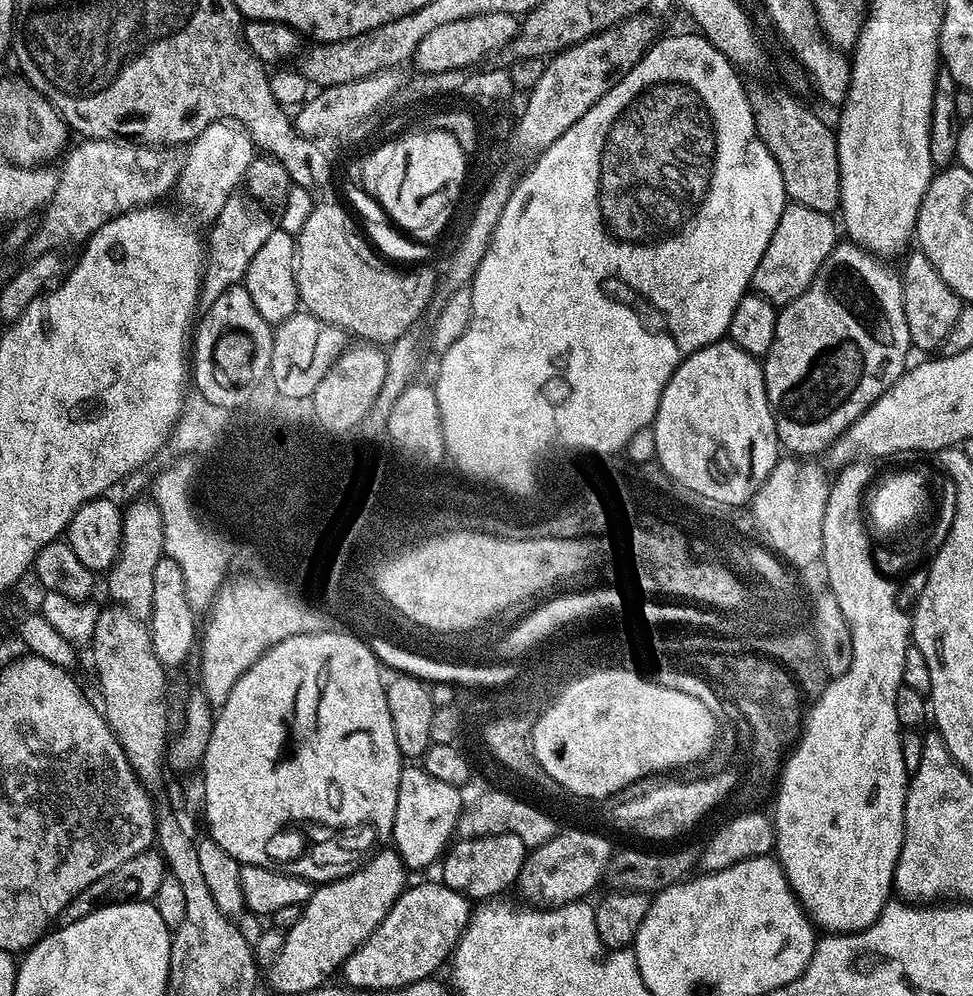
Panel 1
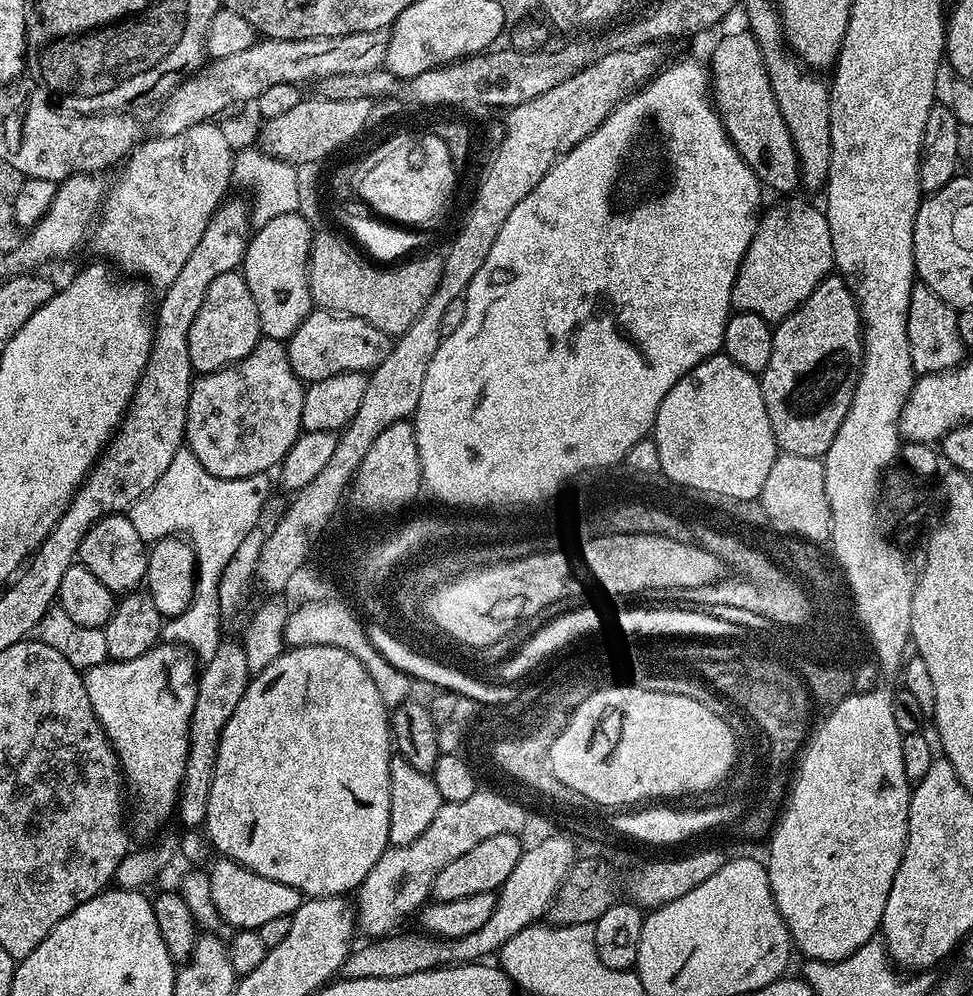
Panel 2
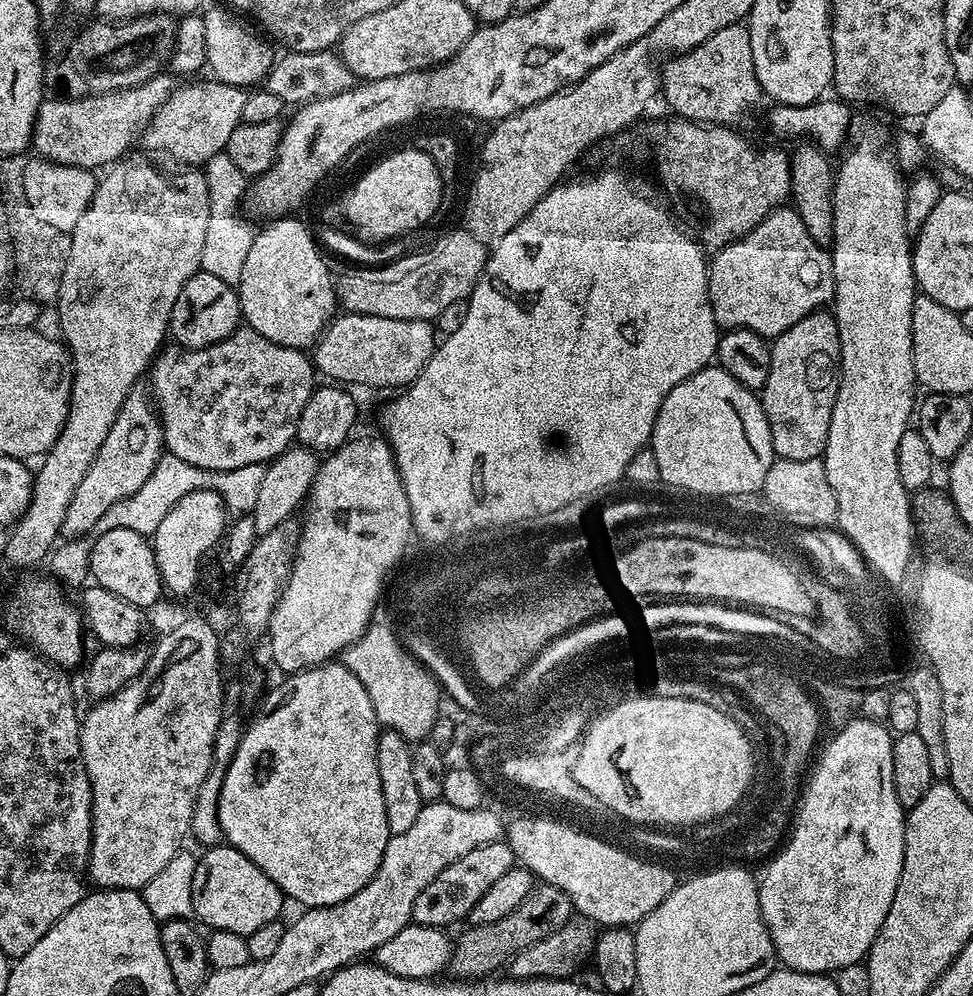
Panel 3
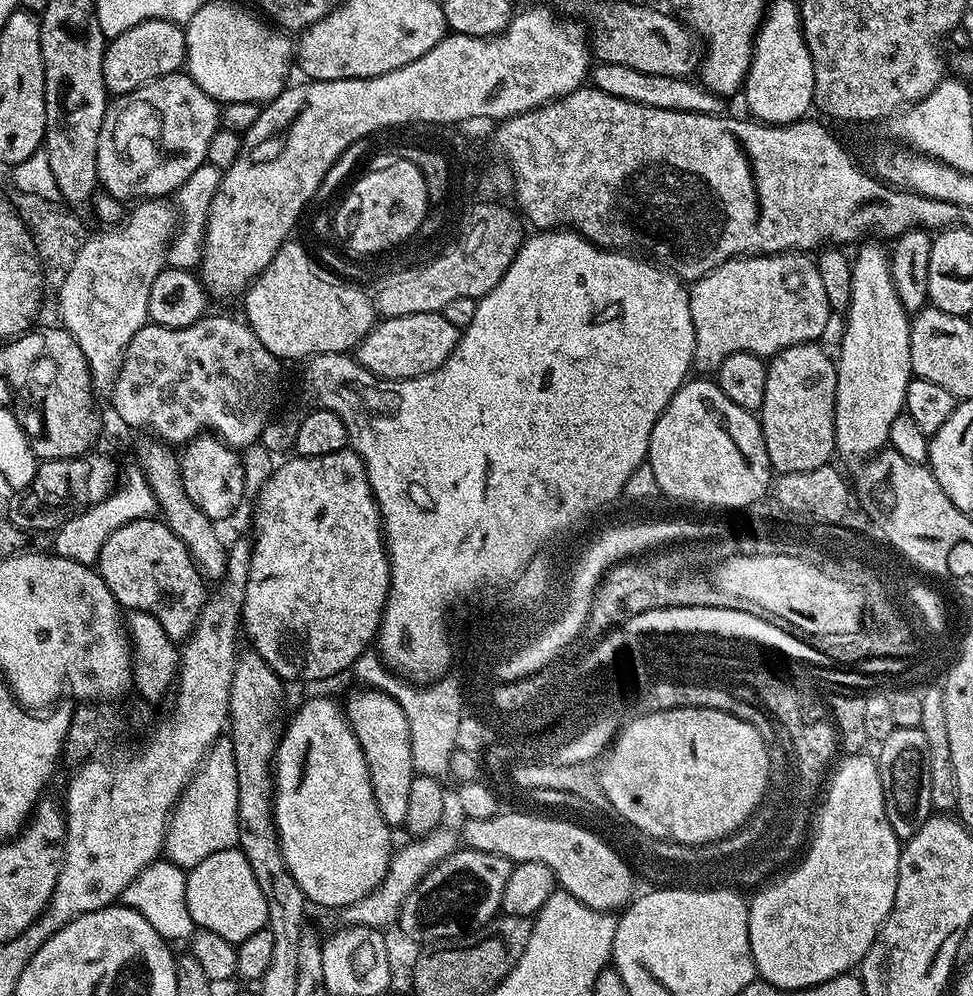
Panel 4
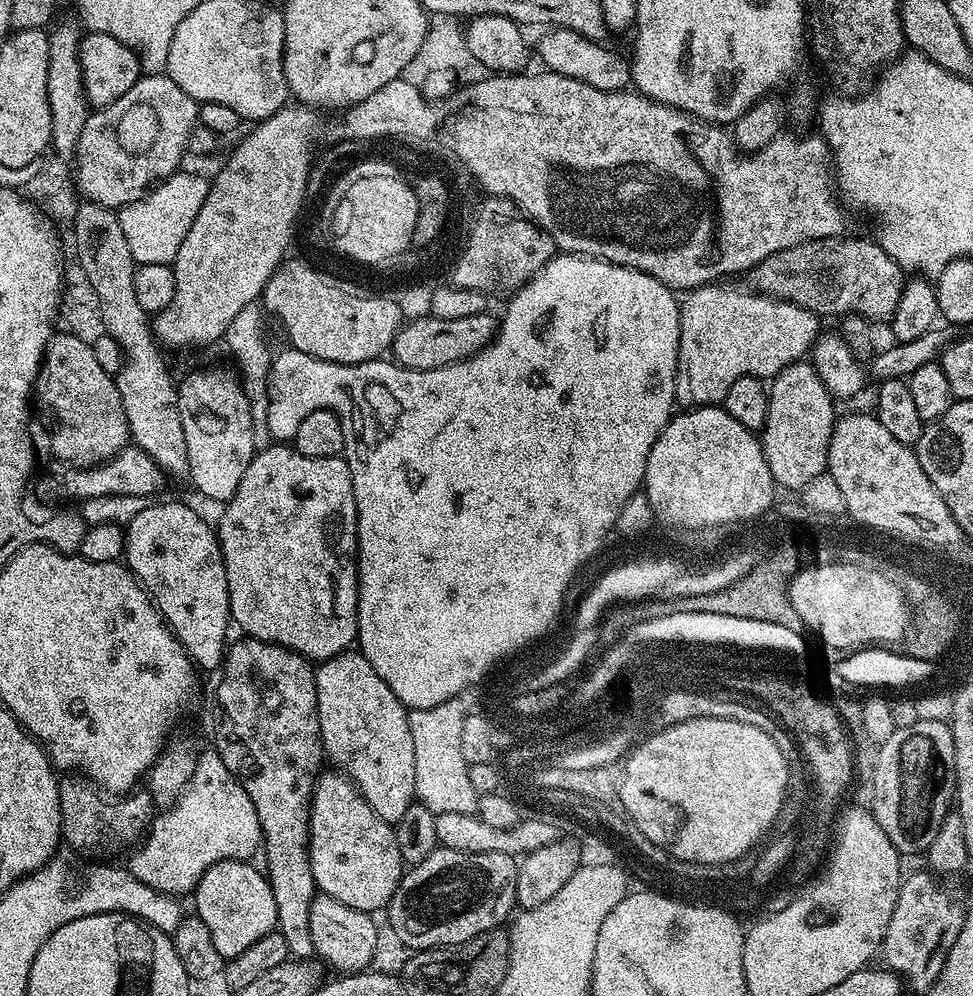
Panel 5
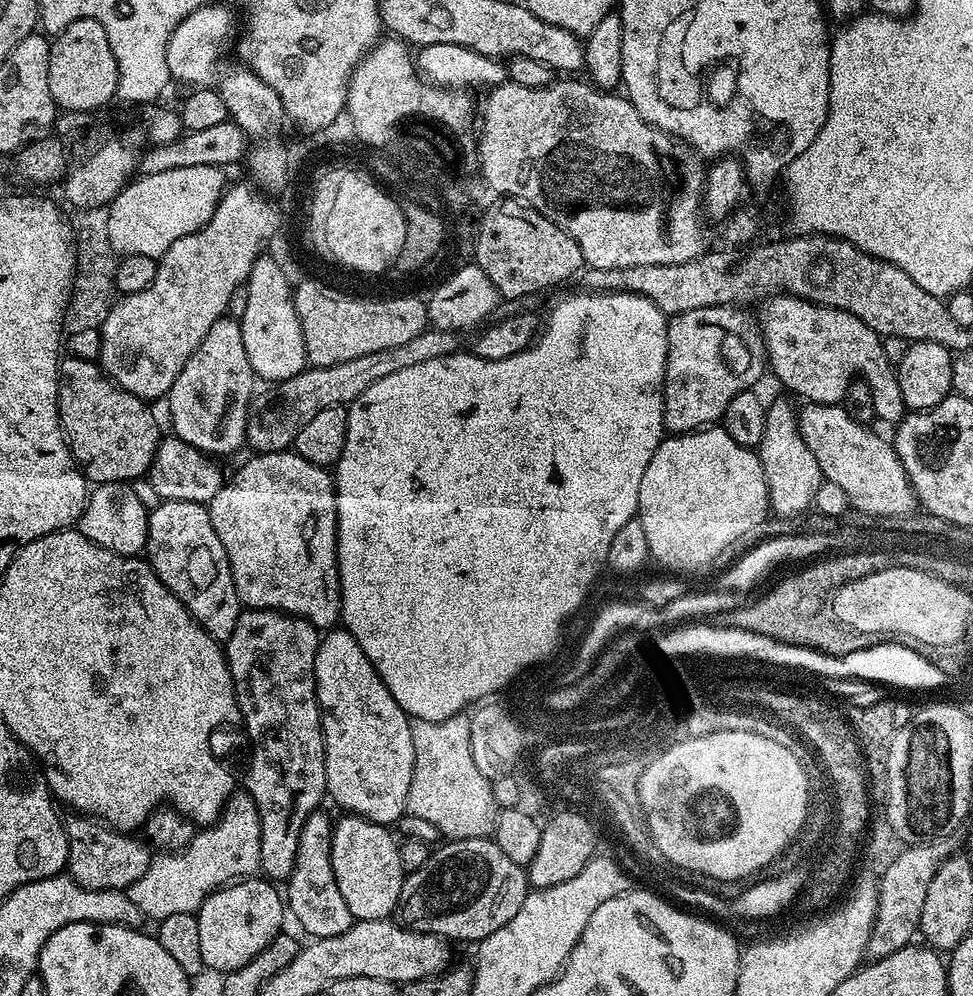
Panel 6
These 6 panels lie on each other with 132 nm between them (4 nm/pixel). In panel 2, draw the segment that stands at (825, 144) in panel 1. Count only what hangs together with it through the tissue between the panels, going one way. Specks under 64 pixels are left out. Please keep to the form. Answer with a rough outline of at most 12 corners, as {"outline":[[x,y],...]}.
{"outline":[[751,32],[717,42],[710,96],[765,189],[800,159]]}

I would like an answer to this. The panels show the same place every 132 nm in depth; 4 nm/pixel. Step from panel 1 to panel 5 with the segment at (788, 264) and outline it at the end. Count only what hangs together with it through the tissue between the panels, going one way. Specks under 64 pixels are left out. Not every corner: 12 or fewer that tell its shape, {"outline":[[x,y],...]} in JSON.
{"outline":[[736,282],[680,304],[676,403],[803,361],[821,317]]}

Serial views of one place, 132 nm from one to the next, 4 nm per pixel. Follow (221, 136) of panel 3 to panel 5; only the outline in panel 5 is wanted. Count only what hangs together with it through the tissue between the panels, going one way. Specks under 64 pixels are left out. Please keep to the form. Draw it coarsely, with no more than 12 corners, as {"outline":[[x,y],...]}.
{"outline":[[167,74],[89,113],[74,183],[113,210],[177,175],[198,102]]}

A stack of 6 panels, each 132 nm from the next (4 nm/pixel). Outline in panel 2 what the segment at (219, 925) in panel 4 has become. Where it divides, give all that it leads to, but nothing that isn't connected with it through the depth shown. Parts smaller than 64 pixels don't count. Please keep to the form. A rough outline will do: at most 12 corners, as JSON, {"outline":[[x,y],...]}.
{"outline":[[237,860],[207,869],[225,925],[259,930],[292,916],[294,886],[262,878]]}

